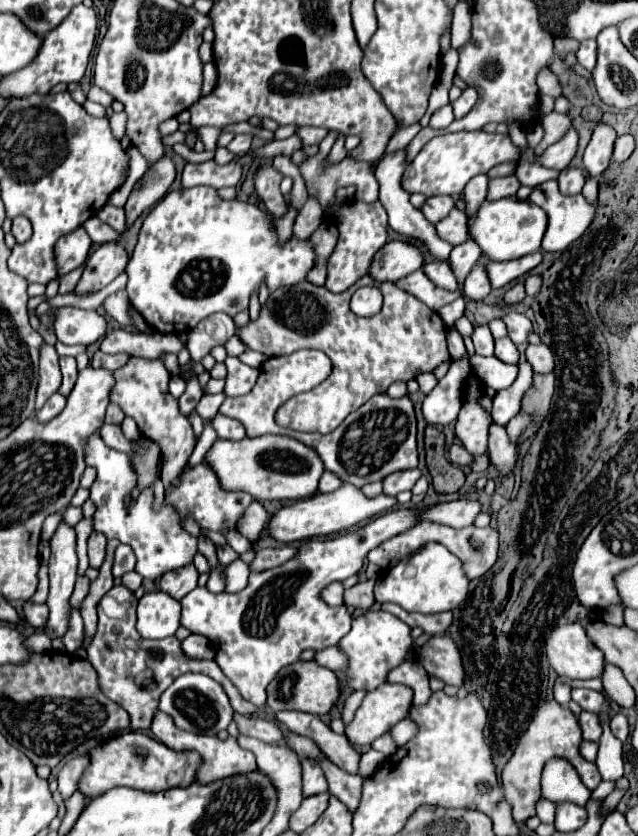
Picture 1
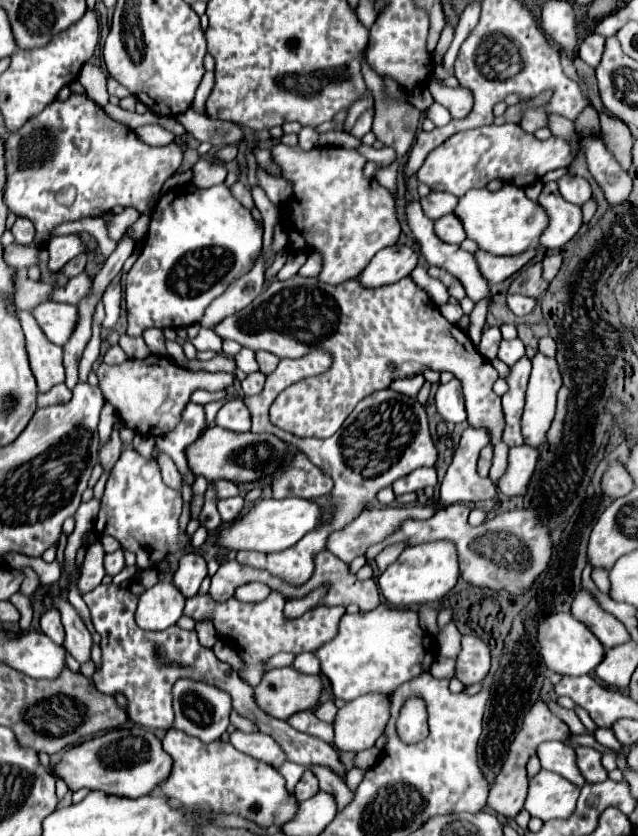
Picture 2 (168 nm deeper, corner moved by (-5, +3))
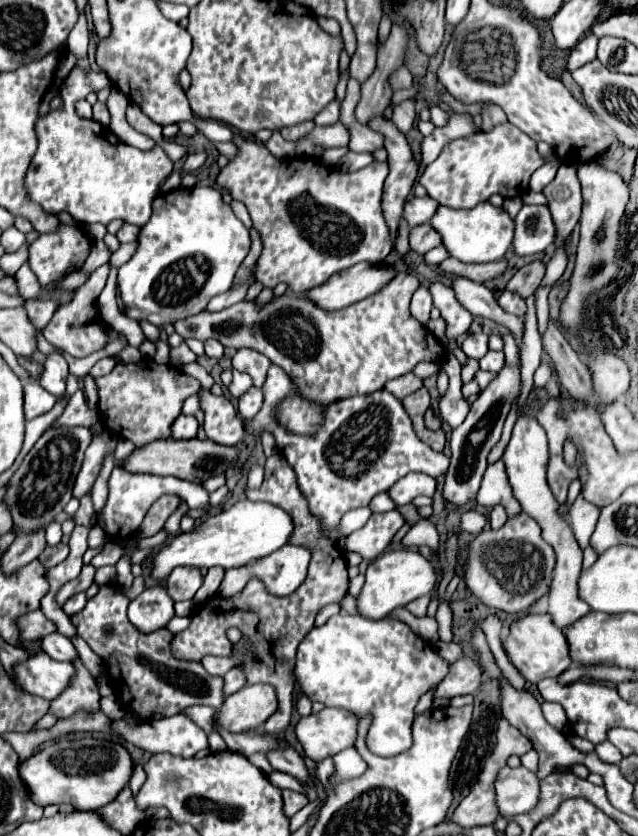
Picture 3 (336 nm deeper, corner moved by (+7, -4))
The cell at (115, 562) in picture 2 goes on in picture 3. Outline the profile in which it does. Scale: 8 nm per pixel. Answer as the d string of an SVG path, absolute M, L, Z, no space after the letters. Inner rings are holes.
M86 564L86 566L82 568L82 574L80 574L76 580L66 582L66 584L58 590L58 594L56 594L58 606L62 606L62 604L64 604L68 598L72 598L74 594L86 592L86 590L90 588L90 584L94 582L94 572L96 572L96 568L94 568L92 564Z

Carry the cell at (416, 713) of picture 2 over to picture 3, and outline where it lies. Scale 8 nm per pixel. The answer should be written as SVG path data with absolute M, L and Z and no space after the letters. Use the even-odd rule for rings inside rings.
M336 614L336 616L332 616L324 626L314 626L314 628L304 636L304 640L302 640L300 646L298 646L294 676L296 676L298 686L304 690L304 694L306 694L312 702L320 702L320 704L330 706L330 708L344 708L344 710L352 712L356 718L362 718L362 716L366 716L366 714L372 714L372 726L370 726L368 736L366 736L366 746L368 746L368 750L374 752L374 754L378 754L378 756L396 756L396 754L400 754L400 752L404 752L406 748L412 746L412 732L410 732L410 728L412 728L412 720L414 720L414 706L418 704L418 700L420 700L422 694L426 694L430 688L434 688L434 686L448 674L448 666L450 666L450 664L448 664L444 658L440 658L440 656L432 650L432 646L430 646L426 640L422 640L418 634L414 634L414 632L410 630L408 624L404 624L404 622L396 620L396 618L382 618L382 620L372 622L372 620L366 620L366 618L362 618L362 616L348 616L348 614L346 614L346 616L340 616L340 614Z

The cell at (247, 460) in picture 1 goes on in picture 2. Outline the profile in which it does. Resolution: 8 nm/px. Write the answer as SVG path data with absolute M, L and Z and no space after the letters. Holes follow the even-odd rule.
M208 427L204 435L186 449L186 457L194 475L202 475L208 481L224 479L240 485L254 483L262 477L272 477L274 473L282 471L288 459L288 445L270 433L234 433L222 427Z

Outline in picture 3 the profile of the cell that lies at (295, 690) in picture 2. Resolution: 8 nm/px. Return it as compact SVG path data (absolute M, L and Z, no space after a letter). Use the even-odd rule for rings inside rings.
M268 684L244 686L226 696L222 708L214 714L214 726L230 732L258 730L266 718L276 710L276 692Z

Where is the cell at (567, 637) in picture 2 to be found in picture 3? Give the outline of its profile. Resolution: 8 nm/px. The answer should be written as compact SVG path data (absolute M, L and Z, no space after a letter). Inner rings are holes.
M526 614L522 620L510 624L510 632L504 640L504 650L508 660L532 684L536 684L542 678L556 678L570 666L568 642L562 630L552 624L548 614Z

